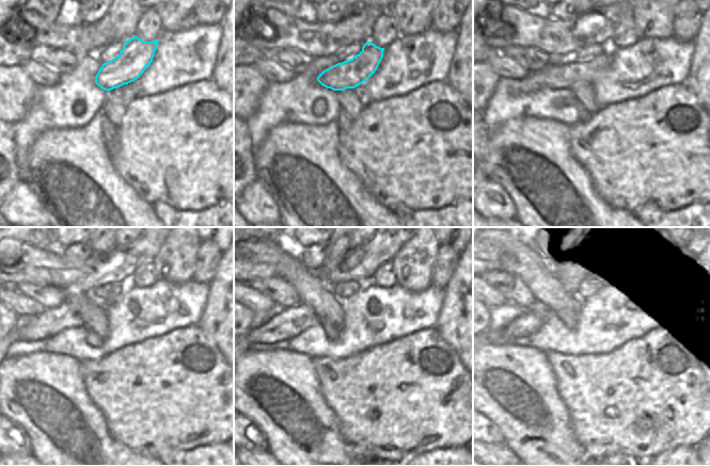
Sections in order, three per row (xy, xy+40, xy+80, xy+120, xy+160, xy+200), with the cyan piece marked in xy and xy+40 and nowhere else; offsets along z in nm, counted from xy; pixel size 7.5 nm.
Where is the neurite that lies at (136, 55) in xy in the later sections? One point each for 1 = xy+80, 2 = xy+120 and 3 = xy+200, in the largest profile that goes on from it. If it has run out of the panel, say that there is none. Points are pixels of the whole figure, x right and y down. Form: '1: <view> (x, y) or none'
1: xy+80 (551, 76)
2: xy+120 (51, 321)
3: xy+200 (529, 323)

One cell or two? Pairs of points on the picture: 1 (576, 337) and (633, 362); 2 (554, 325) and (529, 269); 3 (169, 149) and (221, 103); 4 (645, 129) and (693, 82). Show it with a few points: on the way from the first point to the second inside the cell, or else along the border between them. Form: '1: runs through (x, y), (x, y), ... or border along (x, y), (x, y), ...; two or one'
1: border along (631, 339), (610, 352), (596, 352), (585, 355); two
2: border along (551, 310), (555, 312); two
3: runs through (187, 131), (191, 127), (193, 106), (203, 98); one
4: border along (682, 83), (698, 102); two

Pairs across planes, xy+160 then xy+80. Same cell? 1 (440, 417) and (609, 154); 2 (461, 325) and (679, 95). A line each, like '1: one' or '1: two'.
1: one
2: two

